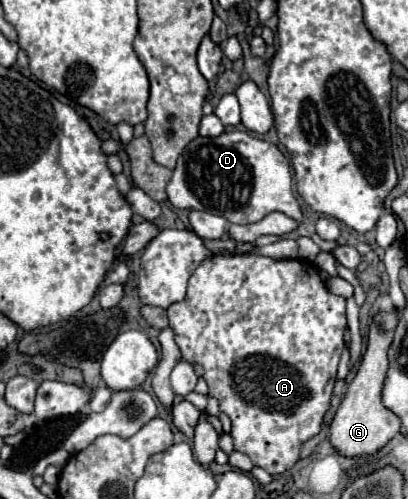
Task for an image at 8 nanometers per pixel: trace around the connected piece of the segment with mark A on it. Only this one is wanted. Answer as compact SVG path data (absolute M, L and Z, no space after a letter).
M214 255L212 259L204 261L190 277L186 299L168 307L168 321L170 321L170 327L174 329L174 339L182 351L182 359L204 367L204 379L210 387L210 395L218 399L220 411L224 411L232 419L230 435L234 439L234 449L240 453L246 453L256 467L266 469L270 475L284 473L286 469L294 467L294 463L300 459L300 445L320 433L324 415L330 407L330 397L332 397L332 389L336 383L336 371L338 371L338 363L340 363L340 353L344 349L346 299L330 293L318 275L318 269L308 261L272 259L272 257L262 257L262 255L234 255L234 257Z

